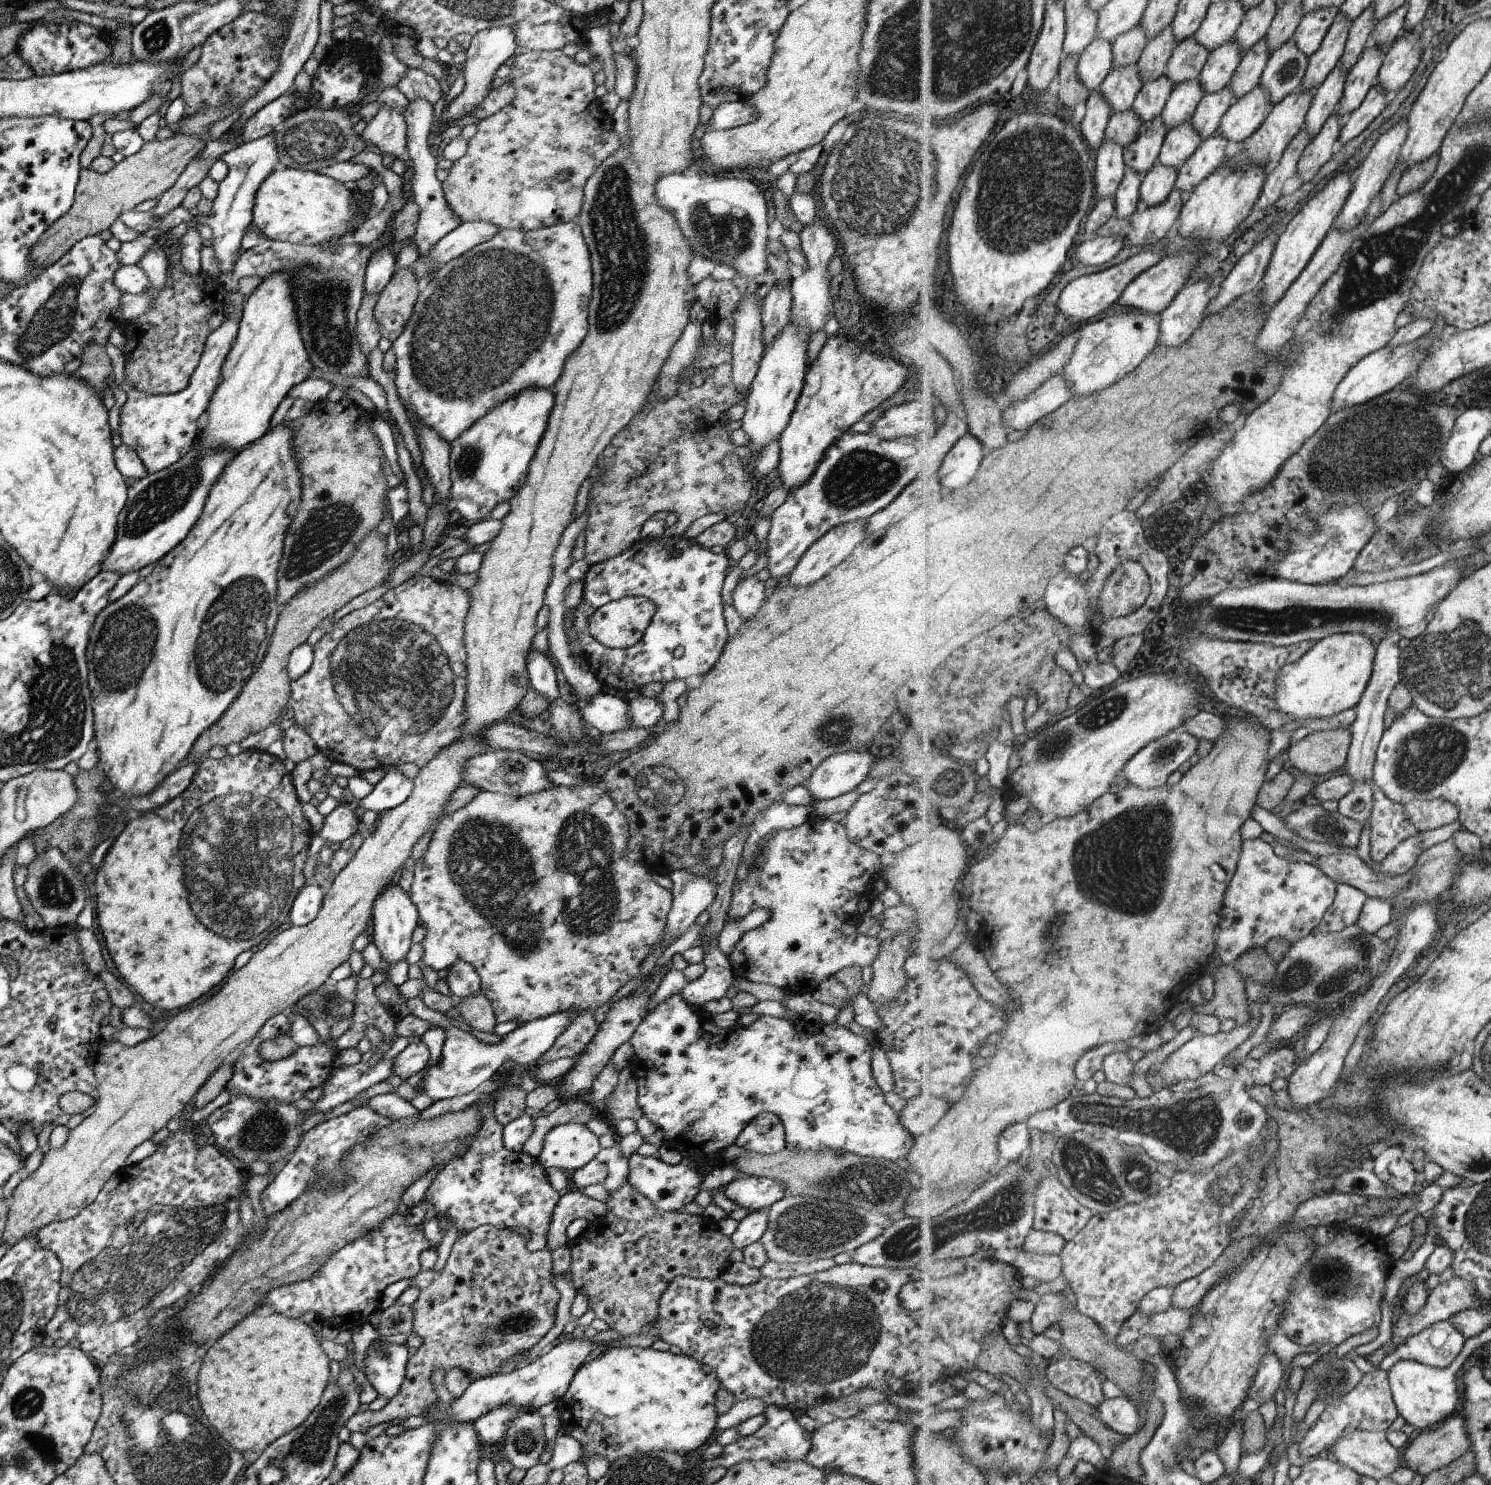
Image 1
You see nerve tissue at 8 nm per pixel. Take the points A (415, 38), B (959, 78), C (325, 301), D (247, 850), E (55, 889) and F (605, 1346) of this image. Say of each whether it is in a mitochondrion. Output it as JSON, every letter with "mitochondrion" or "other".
{"A":"other","B":"mitochondrion","C":"mitochondrion","D":"mitochondrion","E":"mitochondrion","F":"other"}

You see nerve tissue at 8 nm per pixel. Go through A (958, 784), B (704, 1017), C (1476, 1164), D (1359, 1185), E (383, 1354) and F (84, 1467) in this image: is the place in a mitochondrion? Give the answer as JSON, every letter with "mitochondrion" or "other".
{"A":"mitochondrion","B":"other","C":"mitochondrion","D":"other","E":"mitochondrion","F":"other"}

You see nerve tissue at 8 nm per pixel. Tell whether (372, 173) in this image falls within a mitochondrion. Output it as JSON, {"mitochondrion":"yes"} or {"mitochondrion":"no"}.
{"mitochondrion":"no"}

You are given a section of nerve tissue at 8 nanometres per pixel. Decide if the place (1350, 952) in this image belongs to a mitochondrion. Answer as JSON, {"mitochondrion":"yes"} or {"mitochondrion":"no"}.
{"mitochondrion":"yes"}

